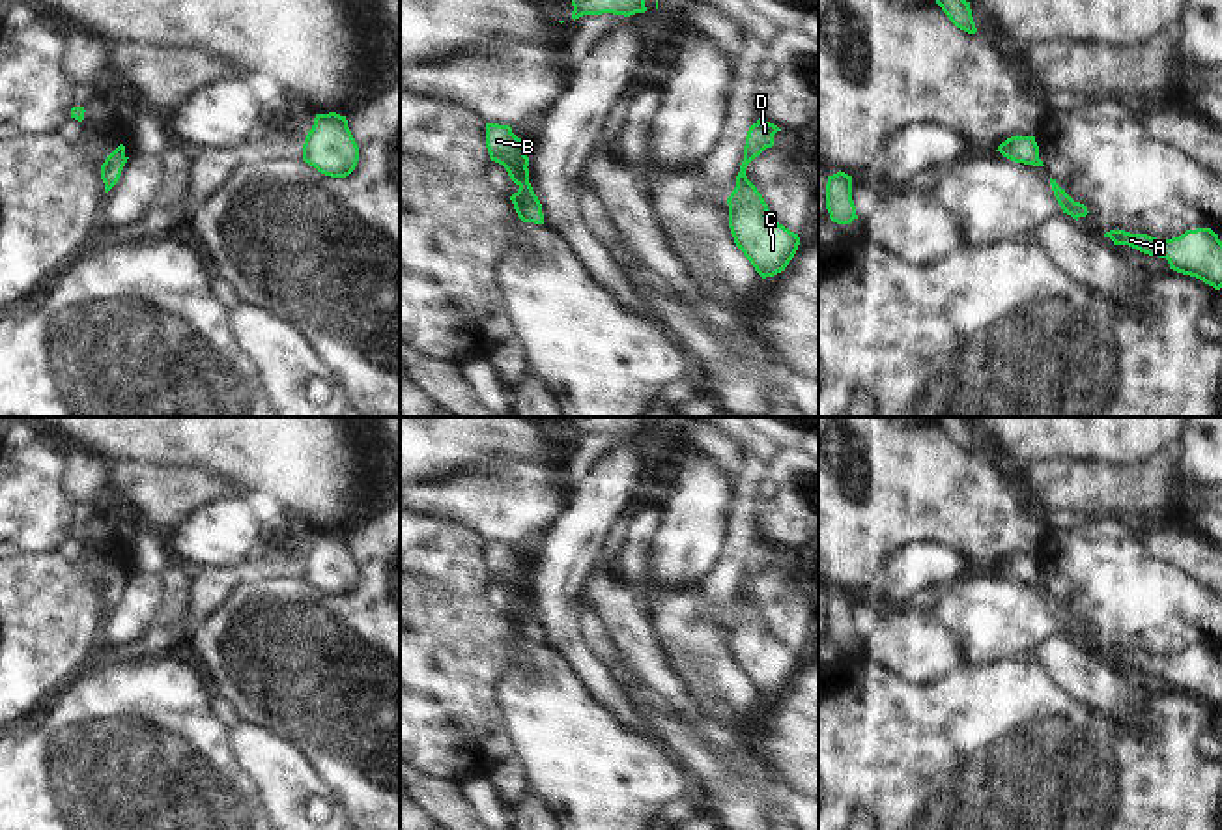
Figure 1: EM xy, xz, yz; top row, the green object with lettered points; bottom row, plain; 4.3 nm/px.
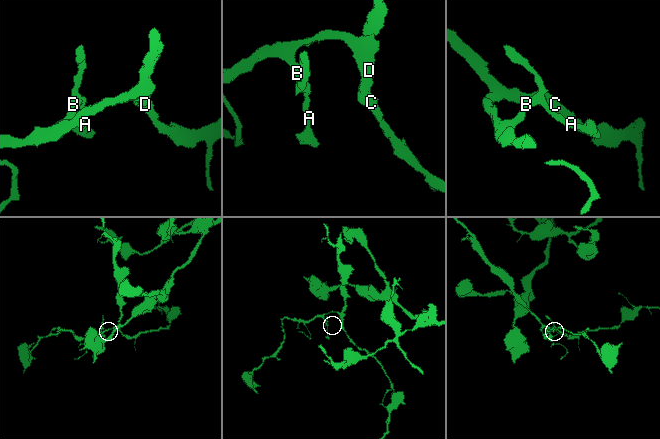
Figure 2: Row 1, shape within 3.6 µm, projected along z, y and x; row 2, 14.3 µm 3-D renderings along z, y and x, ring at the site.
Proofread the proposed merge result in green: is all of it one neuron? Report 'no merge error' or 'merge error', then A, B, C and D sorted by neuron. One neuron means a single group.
no merge error; groups A B C D

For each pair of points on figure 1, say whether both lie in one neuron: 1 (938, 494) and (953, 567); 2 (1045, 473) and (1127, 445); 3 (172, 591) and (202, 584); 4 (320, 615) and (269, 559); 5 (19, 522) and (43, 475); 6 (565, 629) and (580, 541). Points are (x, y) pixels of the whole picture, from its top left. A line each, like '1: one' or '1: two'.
1: two
2: two
3: two
4: two
5: one
6: one

